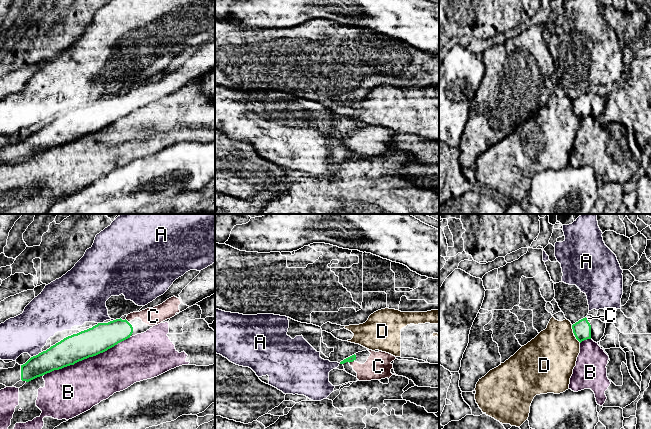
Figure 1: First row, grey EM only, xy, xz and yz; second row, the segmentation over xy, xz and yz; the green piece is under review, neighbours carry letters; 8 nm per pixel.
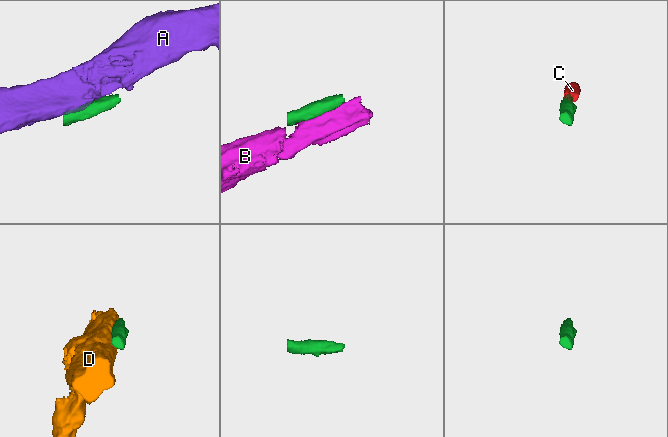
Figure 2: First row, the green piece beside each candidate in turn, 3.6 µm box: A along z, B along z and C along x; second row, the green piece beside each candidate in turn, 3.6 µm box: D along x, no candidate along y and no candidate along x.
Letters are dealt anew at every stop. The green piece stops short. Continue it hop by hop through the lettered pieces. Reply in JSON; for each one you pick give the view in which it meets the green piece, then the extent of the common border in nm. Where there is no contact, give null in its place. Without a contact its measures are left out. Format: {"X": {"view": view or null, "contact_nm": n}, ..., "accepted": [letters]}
{"C": {"view": "xz", "contact_nm": 50}, "accepted": ["C"]}

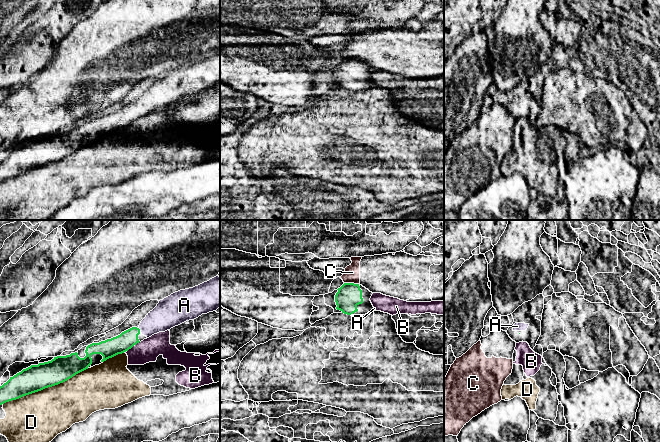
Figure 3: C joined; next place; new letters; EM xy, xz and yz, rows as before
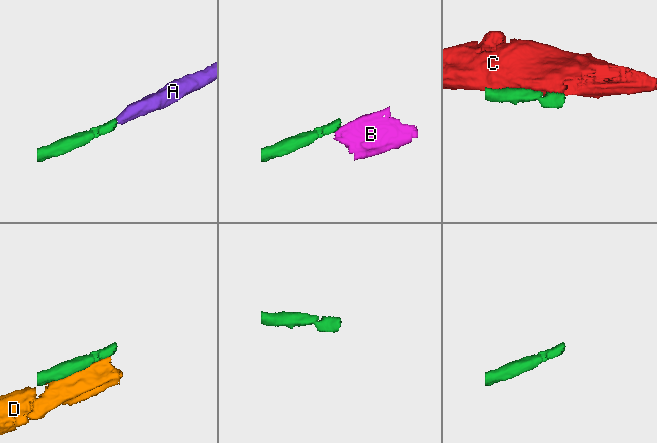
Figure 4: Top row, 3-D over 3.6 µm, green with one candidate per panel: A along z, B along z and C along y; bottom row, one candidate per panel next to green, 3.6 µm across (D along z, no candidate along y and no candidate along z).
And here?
{"A": {"view": "xy", "contact_nm": 30}, "accepted": ["A"]}

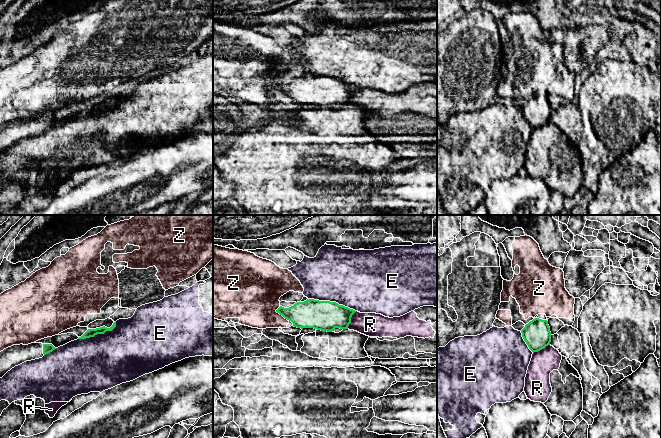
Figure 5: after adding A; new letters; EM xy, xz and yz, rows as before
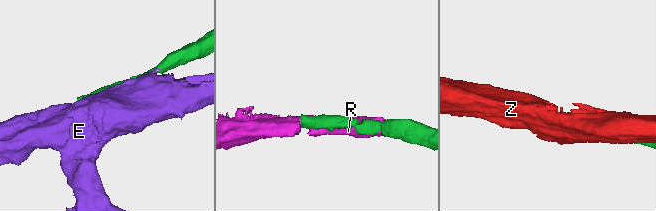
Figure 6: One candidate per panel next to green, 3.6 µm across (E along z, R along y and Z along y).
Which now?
{"accepted": []}

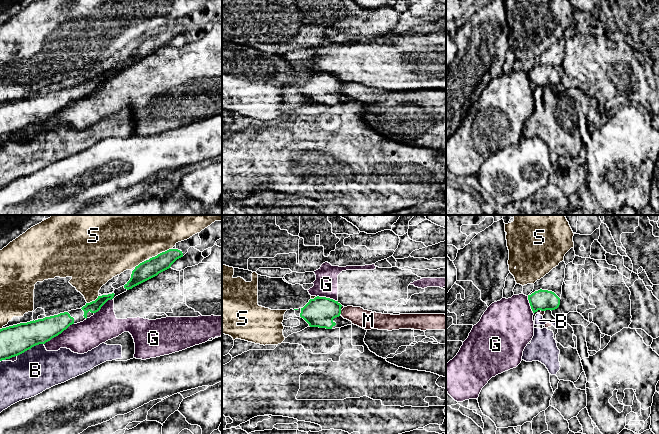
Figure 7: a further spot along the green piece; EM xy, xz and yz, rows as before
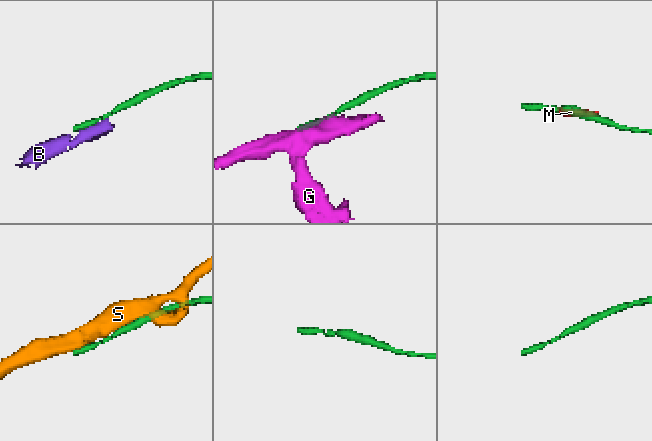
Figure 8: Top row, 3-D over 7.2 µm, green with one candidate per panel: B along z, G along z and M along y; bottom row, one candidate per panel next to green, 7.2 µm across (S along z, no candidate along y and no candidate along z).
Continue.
{"accepted": []}

